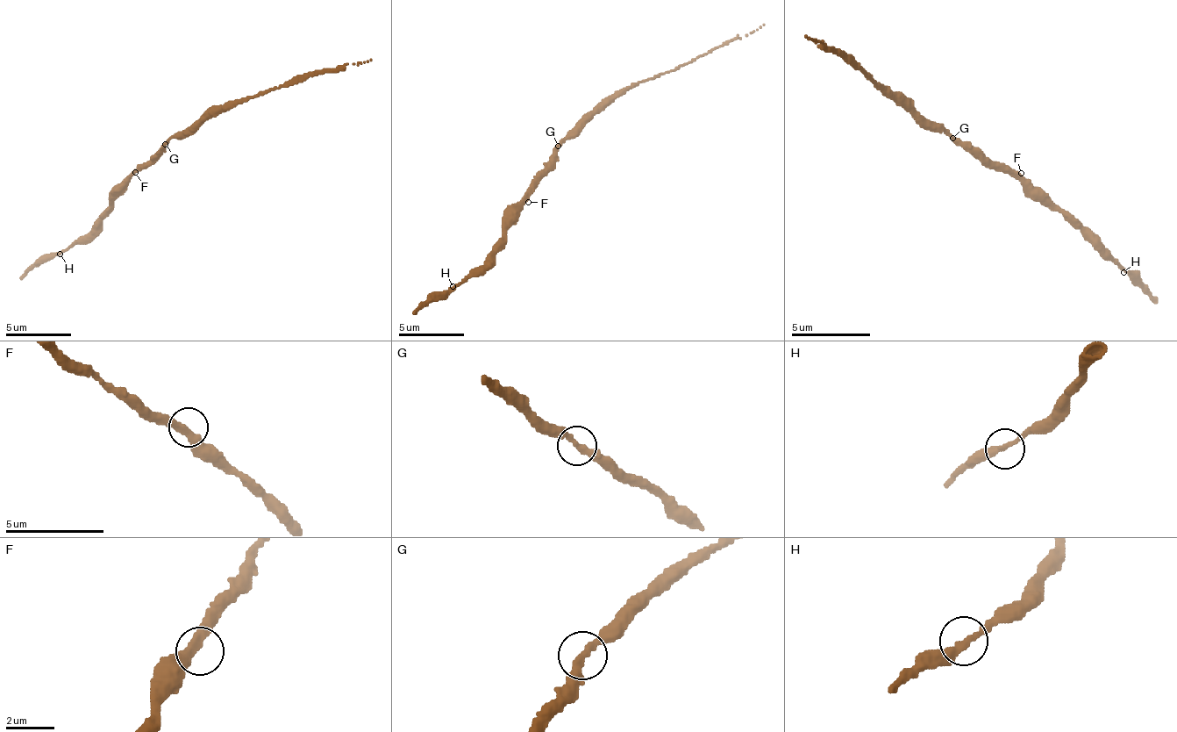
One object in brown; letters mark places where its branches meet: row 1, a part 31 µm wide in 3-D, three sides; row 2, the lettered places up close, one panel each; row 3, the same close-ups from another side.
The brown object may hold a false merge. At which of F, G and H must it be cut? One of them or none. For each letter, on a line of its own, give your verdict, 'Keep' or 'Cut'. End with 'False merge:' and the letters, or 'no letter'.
F: Keep
G: Keep
H: Keep
False merge: no letter

